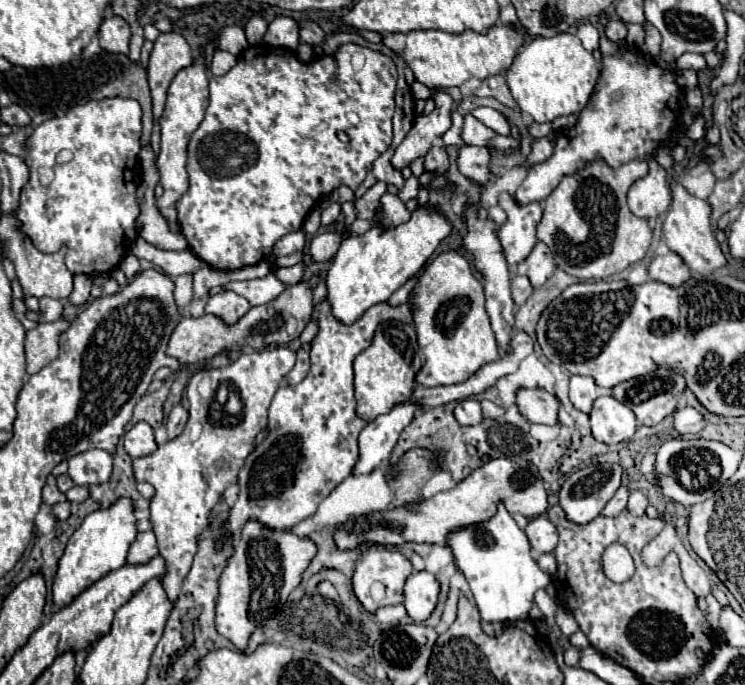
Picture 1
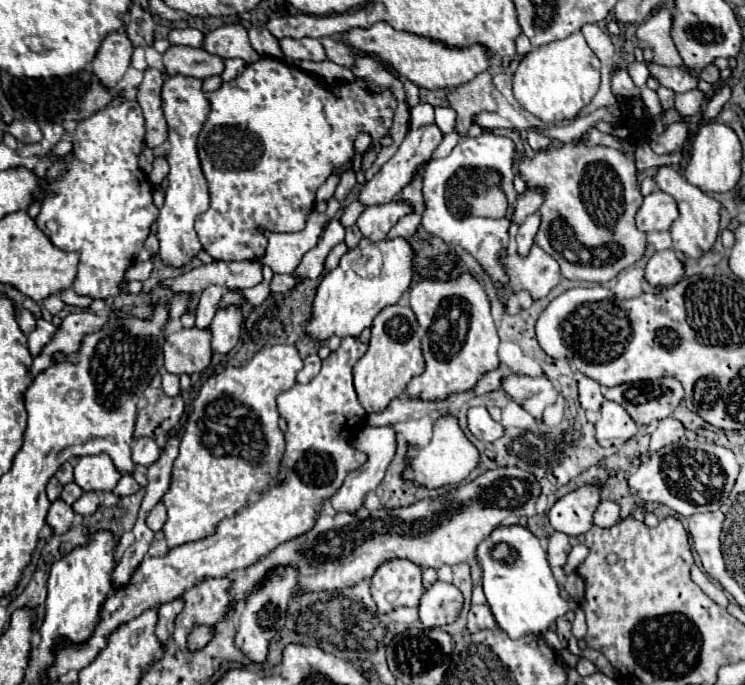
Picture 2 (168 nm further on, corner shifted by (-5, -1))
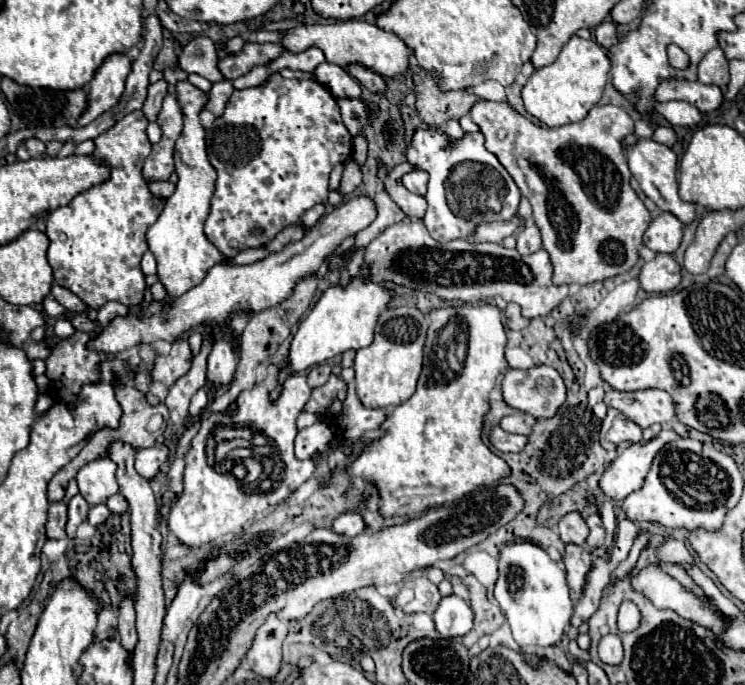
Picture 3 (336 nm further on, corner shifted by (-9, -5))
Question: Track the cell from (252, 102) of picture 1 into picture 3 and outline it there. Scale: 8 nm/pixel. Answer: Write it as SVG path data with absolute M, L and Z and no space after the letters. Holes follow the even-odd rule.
M273 72L263 84L235 90L225 106L225 112L207 130L207 154L217 170L215 194L211 212L205 220L205 236L225 256L233 258L247 248L267 246L287 226L299 226L303 214L319 202L327 202L329 172L335 164L345 164L351 158L353 142L339 114L337 100L317 80L283 78ZM251 228L263 228L263 234L253 236Z

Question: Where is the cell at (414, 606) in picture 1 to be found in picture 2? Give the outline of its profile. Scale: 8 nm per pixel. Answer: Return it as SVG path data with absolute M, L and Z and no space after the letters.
M435 582L425 590L419 604L419 618L425 628L453 624L463 610L463 594L447 582Z

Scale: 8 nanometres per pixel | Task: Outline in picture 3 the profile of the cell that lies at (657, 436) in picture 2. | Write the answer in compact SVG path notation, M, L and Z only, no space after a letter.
M661 430L657 438L645 444L631 444L601 476L599 486L605 492L605 496L613 500L623 500L629 492L641 488L657 452L675 438L677 434L673 430Z

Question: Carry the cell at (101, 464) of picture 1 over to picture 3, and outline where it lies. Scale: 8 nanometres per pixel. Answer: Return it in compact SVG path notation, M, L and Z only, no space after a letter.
M97 458L89 464L85 464L77 472L79 492L89 502L89 506L103 504L103 502L107 502L107 498L111 498L113 494L119 492L119 486L115 480L115 468L117 466L113 460Z

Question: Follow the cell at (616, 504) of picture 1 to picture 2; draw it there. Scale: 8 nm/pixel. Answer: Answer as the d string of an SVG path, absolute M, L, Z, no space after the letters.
M601 502L593 514L593 524L599 528L611 528L619 522L619 506L615 502Z

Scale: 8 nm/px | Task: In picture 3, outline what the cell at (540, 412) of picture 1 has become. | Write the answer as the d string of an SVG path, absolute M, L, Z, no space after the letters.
M535 366L531 370L509 368L501 386L511 408L535 418L551 418L565 402L563 378L549 366Z

